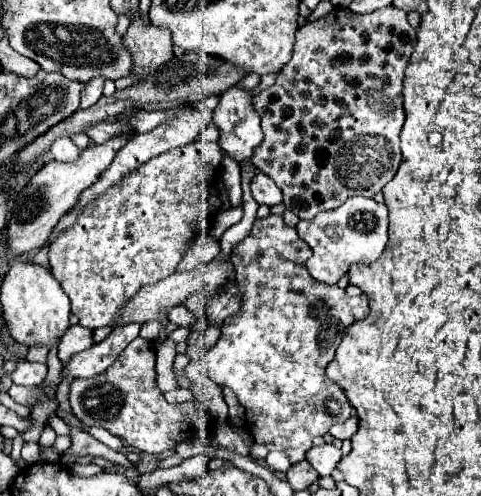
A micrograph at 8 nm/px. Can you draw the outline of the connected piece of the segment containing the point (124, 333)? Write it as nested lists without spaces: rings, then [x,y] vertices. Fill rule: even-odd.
[[[139,326],[115,328],[103,342],[93,344],[83,352],[77,352],[63,368],[61,378],[67,374],[73,378],[91,378],[101,374],[117,360],[117,356],[125,350],[125,346],[137,338],[137,334],[139,334]]]

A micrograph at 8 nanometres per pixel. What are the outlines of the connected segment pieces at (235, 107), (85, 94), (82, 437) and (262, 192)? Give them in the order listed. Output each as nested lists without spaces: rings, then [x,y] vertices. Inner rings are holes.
[[[231,86],[227,92],[221,94],[221,102],[215,108],[215,116],[213,116],[213,124],[219,128],[221,138],[219,138],[219,146],[225,154],[233,156],[237,162],[249,160],[253,156],[253,148],[257,144],[261,144],[263,140],[263,130],[261,130],[261,116],[257,114],[257,110],[253,108],[253,94],[251,90],[245,88],[237,88]]]
[[[97,78],[97,80],[91,80],[89,84],[85,84],[85,88],[81,92],[81,106],[79,108],[89,108],[103,96],[103,82],[105,80]]]
[[[67,424],[69,430],[71,430],[71,448],[61,454],[61,464],[63,466],[73,466],[77,462],[79,456],[85,456],[85,454],[91,454],[91,456],[101,456],[105,460],[111,460],[111,462],[119,462],[119,458],[125,458],[125,454],[121,452],[115,452],[111,448],[107,448],[103,442],[95,440],[93,436],[89,436],[87,432],[83,432],[81,428],[77,426],[71,426]]]
[[[263,172],[255,174],[255,178],[251,182],[251,192],[253,192],[253,198],[265,206],[275,206],[275,204],[283,202],[281,190],[277,188],[277,184]]]

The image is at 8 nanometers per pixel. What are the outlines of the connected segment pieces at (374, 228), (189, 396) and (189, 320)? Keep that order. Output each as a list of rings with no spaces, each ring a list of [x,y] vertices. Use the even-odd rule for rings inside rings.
[[[353,196],[335,210],[323,212],[313,220],[301,220],[295,228],[313,250],[313,258],[307,260],[309,274],[319,282],[337,284],[337,280],[349,272],[351,264],[371,264],[381,256],[387,246],[387,226],[389,218],[385,204],[373,198]]]
[[[185,388],[169,390],[169,392],[165,392],[165,398],[167,398],[167,402],[173,402],[173,404],[177,404],[177,402],[189,402],[189,400],[195,400],[193,392],[191,392],[191,390],[185,390]]]
[[[177,306],[177,308],[169,310],[169,320],[175,322],[177,326],[191,328],[191,326],[197,322],[197,314],[193,314],[191,310],[187,310],[185,306]]]

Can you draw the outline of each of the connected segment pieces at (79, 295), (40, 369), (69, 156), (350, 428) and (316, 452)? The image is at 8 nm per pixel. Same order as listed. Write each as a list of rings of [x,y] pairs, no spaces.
[[[191,142],[191,144],[185,144],[185,146],[179,146],[175,150],[169,150],[165,154],[159,154],[157,158],[151,158],[147,164],[141,164],[137,170],[129,172],[119,184],[115,184],[113,188],[109,188],[107,192],[103,192],[97,200],[93,200],[91,204],[87,204],[83,208],[83,212],[79,214],[79,218],[75,220],[73,226],[65,228],[55,240],[53,244],[49,244],[49,264],[51,264],[51,272],[53,276],[59,280],[63,292],[69,296],[71,300],[71,312],[79,318],[79,324],[81,326],[87,326],[91,330],[95,328],[101,328],[101,326],[109,326],[117,314],[119,308],[125,306],[125,302],[137,292],[137,288],[145,286],[145,284],[151,284],[151,282],[157,282],[169,274],[173,274],[177,270],[177,264],[183,260],[183,254],[185,250],[189,248],[189,244],[197,238],[199,234],[199,228],[201,228],[201,220],[205,218],[205,210],[201,208],[201,202],[203,202],[203,196],[205,192],[209,192],[211,188],[217,186],[217,176],[219,176],[219,160],[221,160],[221,154],[219,154],[219,148],[215,148],[215,144],[199,144],[199,142]]]
[[[21,360],[17,362],[17,368],[11,374],[11,380],[21,386],[41,386],[45,380],[45,374],[47,374],[47,364]]]
[[[59,136],[53,144],[51,144],[51,156],[55,160],[77,160],[77,152],[79,148],[71,142],[69,136]]]
[[[353,416],[353,418],[349,418],[349,420],[341,422],[341,424],[335,424],[329,432],[331,432],[335,438],[339,438],[339,440],[347,440],[347,438],[351,438],[351,436],[357,432],[357,428],[359,428],[359,418]]]
[[[323,444],[323,446],[313,446],[309,450],[307,460],[319,472],[319,476],[331,476],[331,472],[337,468],[341,458],[343,458],[341,448],[335,448],[333,444]]]

